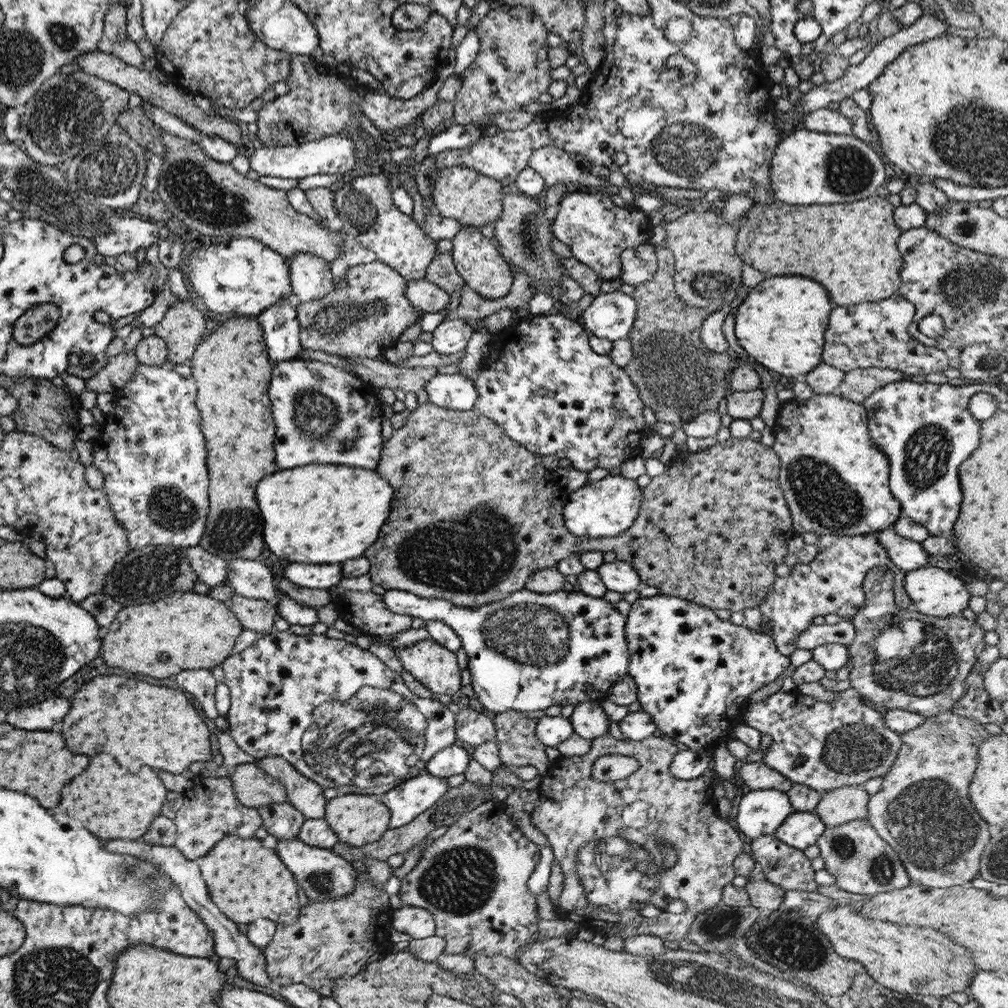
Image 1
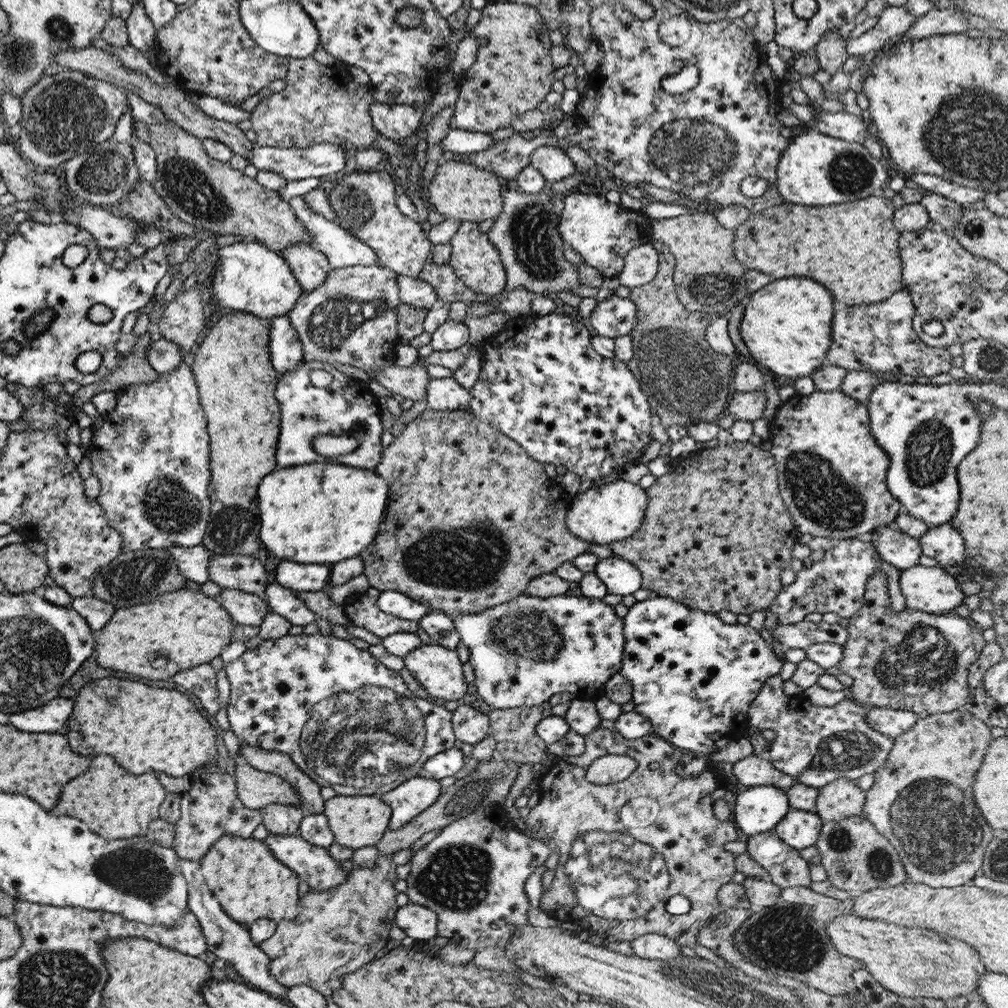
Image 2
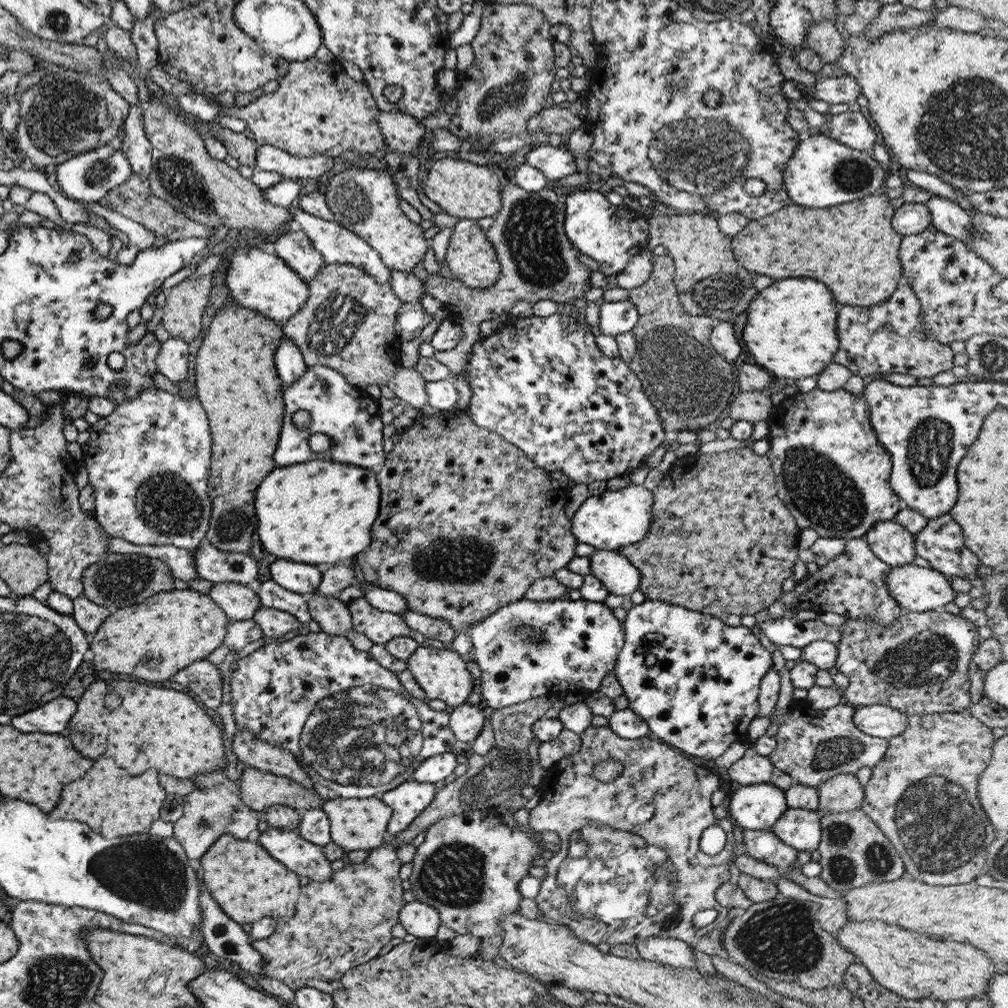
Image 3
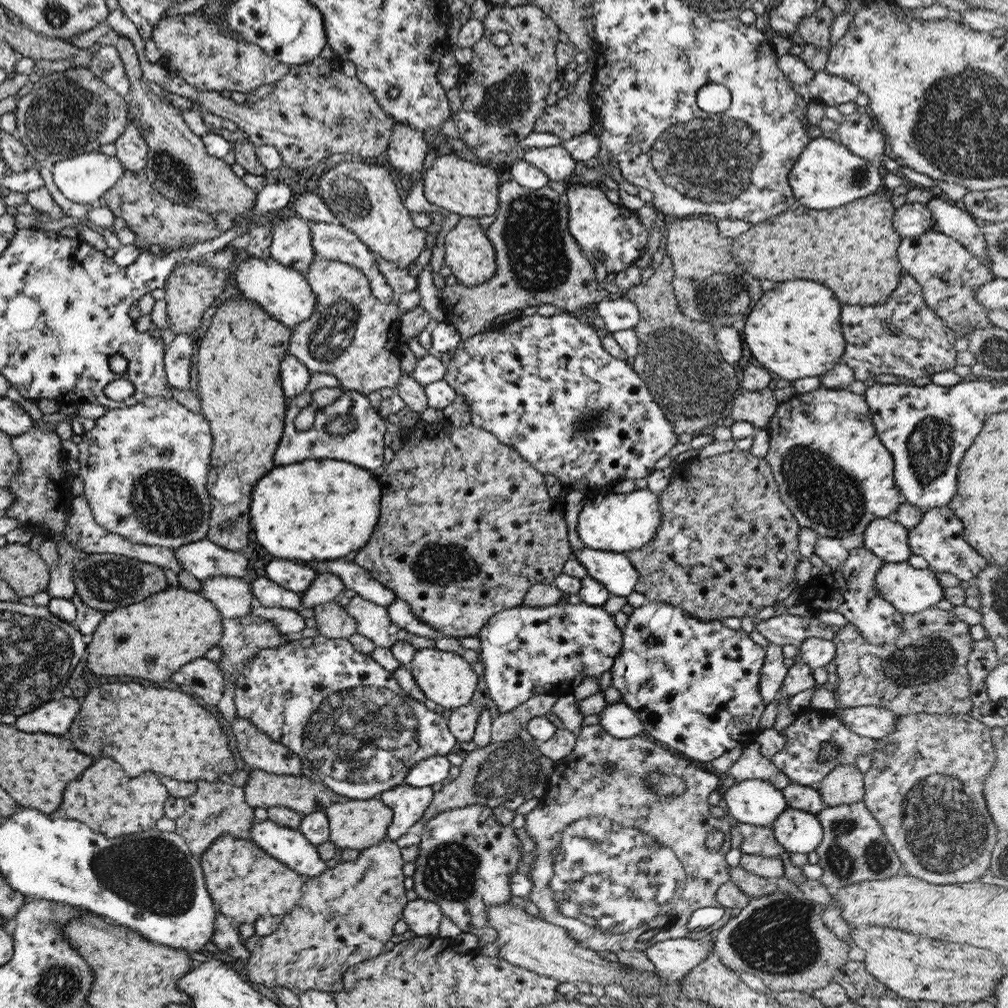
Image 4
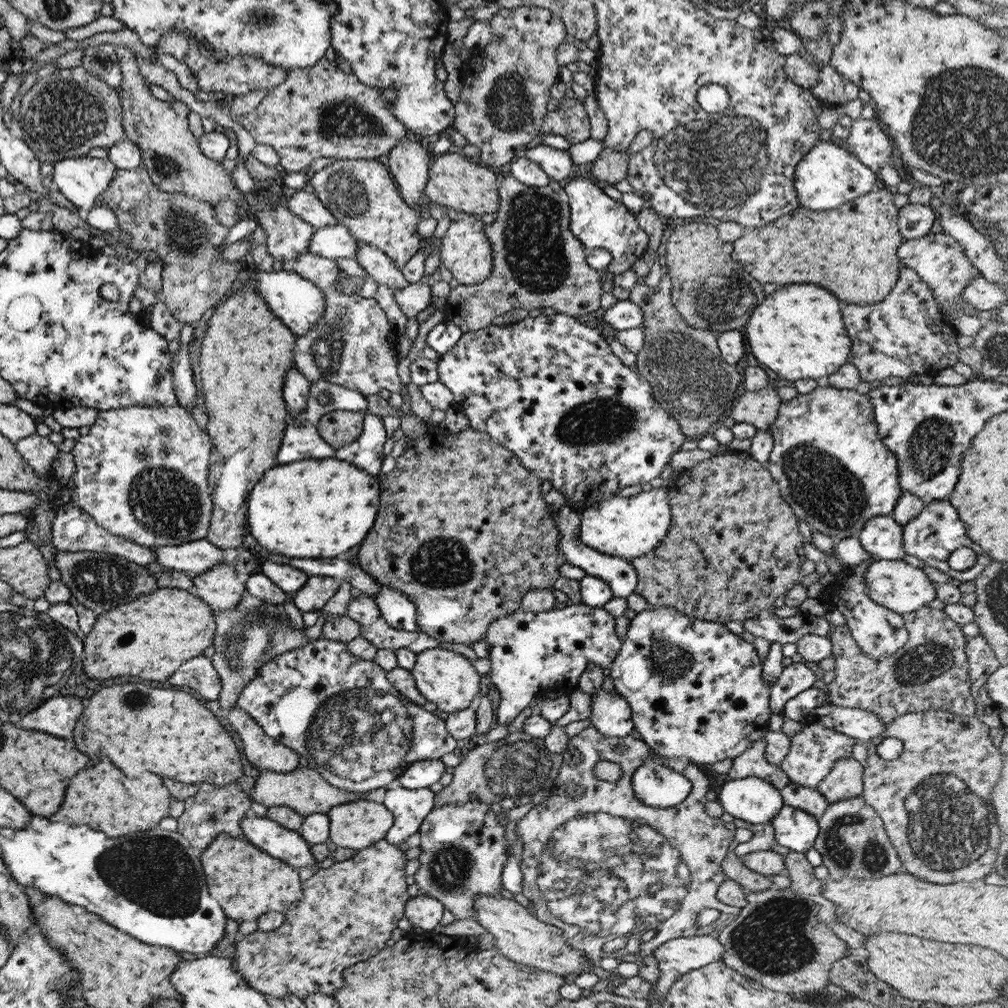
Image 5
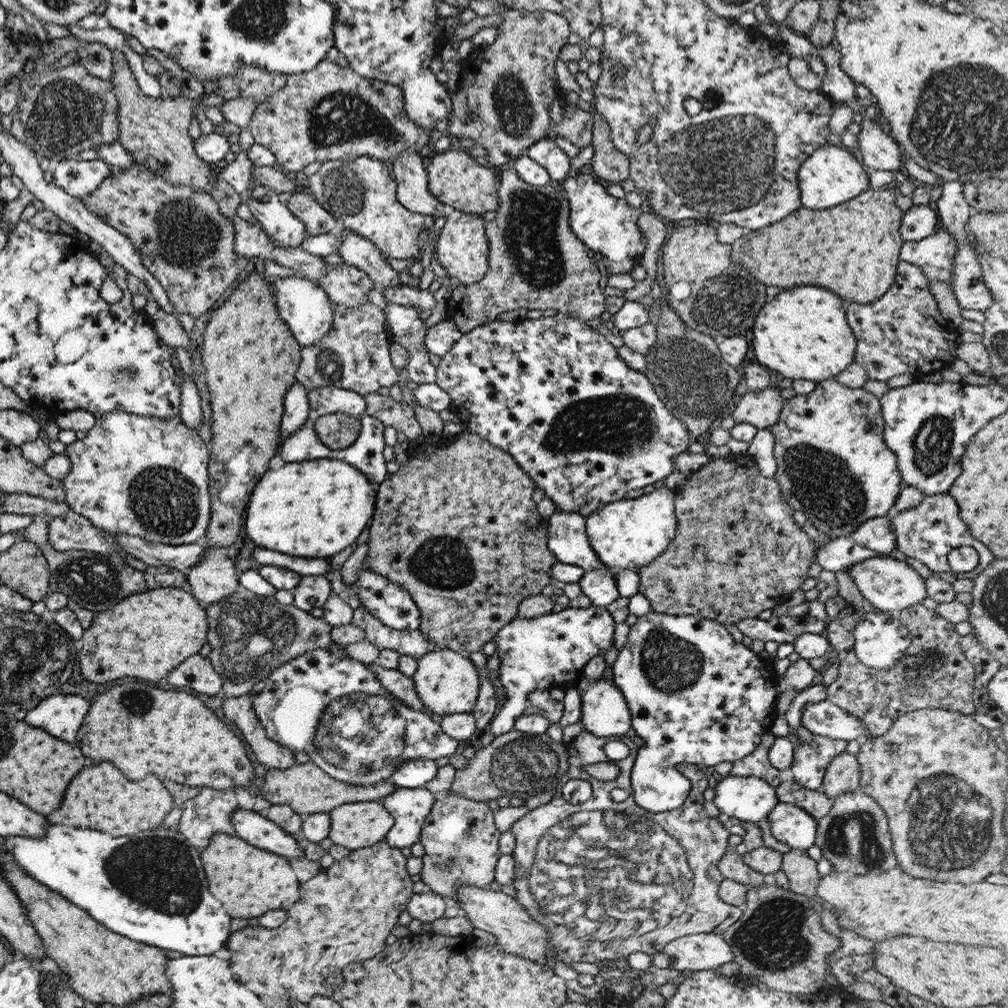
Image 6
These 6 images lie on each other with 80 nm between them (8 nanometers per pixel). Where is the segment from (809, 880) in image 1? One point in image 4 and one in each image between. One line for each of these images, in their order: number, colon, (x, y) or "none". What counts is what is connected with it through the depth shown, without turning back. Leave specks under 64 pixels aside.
2: (784, 867)
3: (762, 844)
4: (757, 840)

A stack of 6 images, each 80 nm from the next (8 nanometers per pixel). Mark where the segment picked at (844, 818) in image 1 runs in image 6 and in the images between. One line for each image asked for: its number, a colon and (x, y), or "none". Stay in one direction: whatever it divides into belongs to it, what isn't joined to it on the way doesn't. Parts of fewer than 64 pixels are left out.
2: (840, 798)
3: (841, 793)
4: (843, 785)
5: (844, 780)
6: (842, 772)

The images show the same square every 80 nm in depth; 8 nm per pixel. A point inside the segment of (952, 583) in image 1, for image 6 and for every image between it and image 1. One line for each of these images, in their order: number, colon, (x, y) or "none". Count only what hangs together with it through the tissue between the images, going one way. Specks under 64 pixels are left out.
2: (927, 589)
3: (915, 589)
4: (909, 590)
5: (894, 584)
6: (888, 584)

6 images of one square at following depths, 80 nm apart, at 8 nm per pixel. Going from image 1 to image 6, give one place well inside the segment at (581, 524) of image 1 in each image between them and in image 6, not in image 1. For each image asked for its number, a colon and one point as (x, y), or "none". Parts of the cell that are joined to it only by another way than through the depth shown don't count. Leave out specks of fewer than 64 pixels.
2: (601, 515)
3: (613, 519)
4: (613, 522)
5: (626, 527)
6: (629, 533)

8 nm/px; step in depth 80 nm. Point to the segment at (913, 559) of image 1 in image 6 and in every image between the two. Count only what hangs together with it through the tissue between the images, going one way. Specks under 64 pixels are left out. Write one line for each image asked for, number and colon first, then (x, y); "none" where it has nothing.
2: (897, 549)
3: (890, 543)
4: (886, 539)
5: (881, 536)
6: (875, 533)

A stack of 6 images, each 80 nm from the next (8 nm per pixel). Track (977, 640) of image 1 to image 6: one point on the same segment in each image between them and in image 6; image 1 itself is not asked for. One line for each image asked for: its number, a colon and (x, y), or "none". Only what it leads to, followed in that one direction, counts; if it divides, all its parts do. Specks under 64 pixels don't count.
2: (909, 660)
3: (918, 665)
4: (924, 671)
5: (929, 673)
6: (933, 673)

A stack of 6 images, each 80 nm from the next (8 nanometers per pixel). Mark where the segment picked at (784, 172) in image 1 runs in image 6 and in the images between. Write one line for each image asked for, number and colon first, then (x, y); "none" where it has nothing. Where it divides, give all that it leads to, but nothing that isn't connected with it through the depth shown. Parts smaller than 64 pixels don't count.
2: (815, 169)
3: (821, 172)
4: (825, 175)
5: (828, 175)
6: (830, 175)

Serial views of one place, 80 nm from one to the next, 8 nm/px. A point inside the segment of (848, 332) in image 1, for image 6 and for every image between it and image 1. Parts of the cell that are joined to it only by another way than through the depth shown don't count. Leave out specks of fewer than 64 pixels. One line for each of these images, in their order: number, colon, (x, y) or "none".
2: (879, 336)
3: (887, 338)
4: (902, 336)
5: (904, 335)
6: (902, 332)

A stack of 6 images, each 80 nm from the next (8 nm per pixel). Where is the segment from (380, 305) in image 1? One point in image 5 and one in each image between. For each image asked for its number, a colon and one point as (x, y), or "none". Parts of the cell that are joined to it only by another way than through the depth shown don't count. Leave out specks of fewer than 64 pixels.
2: (350, 318)
3: (347, 323)
4: (350, 335)
5: (350, 345)

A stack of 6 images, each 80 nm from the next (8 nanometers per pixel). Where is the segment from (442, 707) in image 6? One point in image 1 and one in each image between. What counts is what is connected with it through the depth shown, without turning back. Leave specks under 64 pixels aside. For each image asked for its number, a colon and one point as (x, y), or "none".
1: (435, 667)
2: (438, 670)
3: (441, 674)
4: (444, 677)
5: (445, 678)

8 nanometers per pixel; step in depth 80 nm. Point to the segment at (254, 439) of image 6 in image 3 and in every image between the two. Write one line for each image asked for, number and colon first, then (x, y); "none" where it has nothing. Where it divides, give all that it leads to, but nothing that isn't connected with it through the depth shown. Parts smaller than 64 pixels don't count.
3: (236, 384)
4: (238, 358)
5: (244, 354)

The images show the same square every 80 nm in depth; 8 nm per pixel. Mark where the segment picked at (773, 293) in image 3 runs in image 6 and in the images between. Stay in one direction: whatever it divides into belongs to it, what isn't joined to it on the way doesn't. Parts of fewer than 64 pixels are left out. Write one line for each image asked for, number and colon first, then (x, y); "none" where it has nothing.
4: (793, 331)
5: (797, 332)
6: (801, 334)

